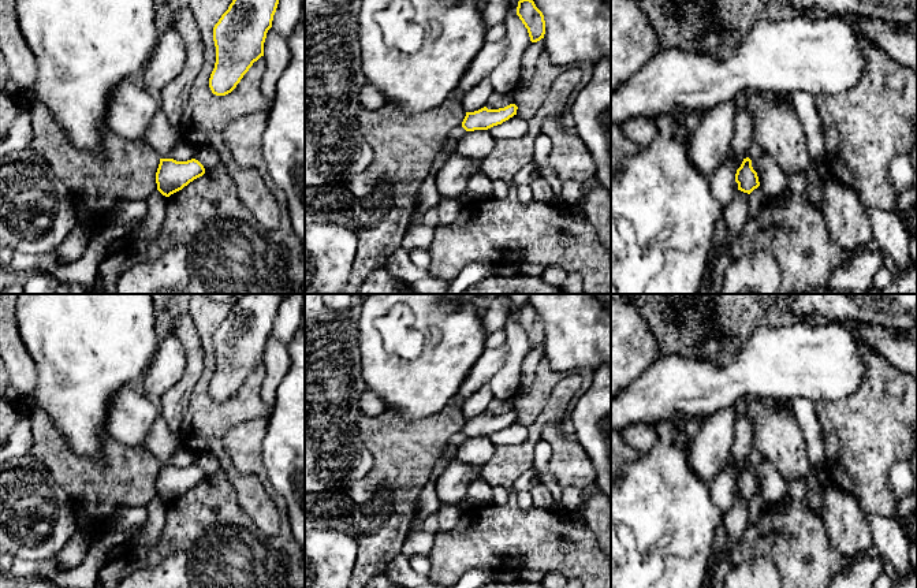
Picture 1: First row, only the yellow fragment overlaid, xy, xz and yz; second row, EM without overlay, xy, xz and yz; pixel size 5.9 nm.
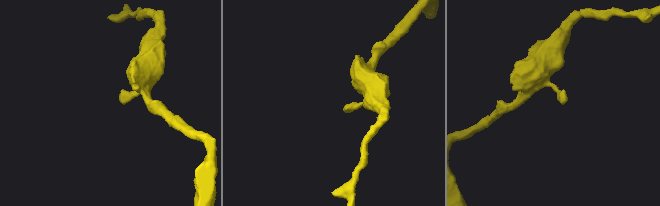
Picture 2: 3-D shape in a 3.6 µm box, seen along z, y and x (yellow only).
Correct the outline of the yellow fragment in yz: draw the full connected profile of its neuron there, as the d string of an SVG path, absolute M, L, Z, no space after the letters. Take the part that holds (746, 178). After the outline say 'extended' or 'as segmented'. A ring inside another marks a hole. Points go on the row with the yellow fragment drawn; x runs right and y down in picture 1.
M749 157L743 159L741 167L737 170L735 182L738 183L738 190L748 194L760 186L757 172L753 170Z; as segmented

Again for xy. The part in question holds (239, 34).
M232 0L228 10L213 27L216 63L209 78L209 88L216 96L231 93L254 62L264 56L264 42L272 27L279 0Z; as segmented

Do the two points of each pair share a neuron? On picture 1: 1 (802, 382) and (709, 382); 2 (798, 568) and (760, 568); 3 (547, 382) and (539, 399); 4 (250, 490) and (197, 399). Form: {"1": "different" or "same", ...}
{"1": "same", "2": "different", "3": "same", "4": "same"}

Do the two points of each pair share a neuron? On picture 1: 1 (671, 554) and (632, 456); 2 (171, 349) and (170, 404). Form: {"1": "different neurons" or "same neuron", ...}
{"1": "different neurons", "2": "different neurons"}

